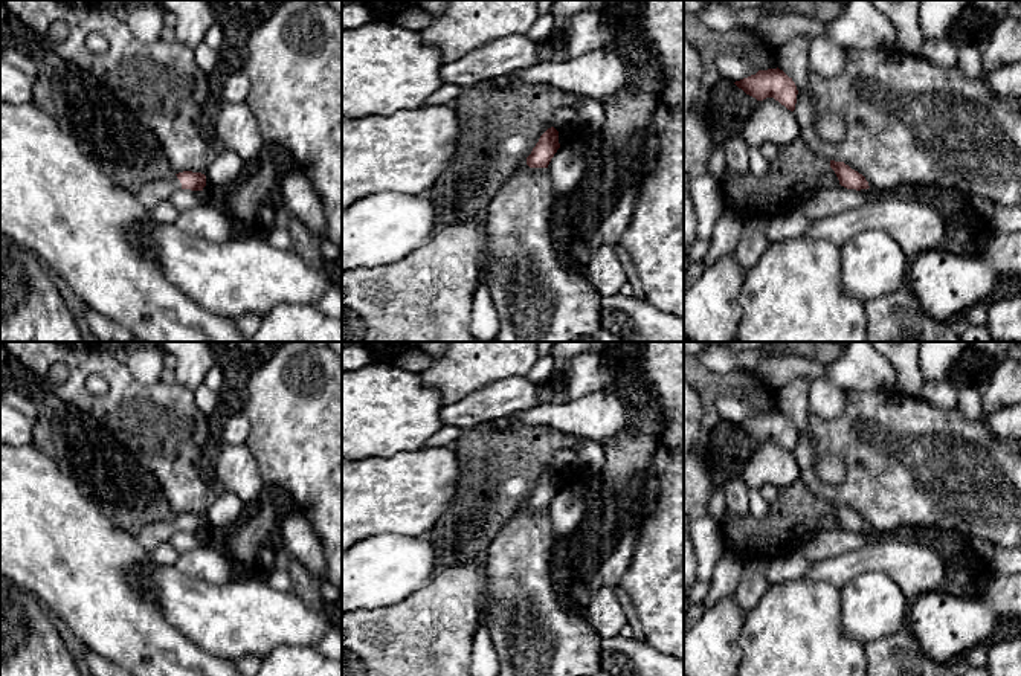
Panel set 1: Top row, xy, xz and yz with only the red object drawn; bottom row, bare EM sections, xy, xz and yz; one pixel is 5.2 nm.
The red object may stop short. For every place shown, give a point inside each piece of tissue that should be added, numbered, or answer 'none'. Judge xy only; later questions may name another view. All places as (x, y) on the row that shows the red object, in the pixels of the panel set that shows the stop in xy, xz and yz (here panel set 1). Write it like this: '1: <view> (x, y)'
1: xy (153, 193)

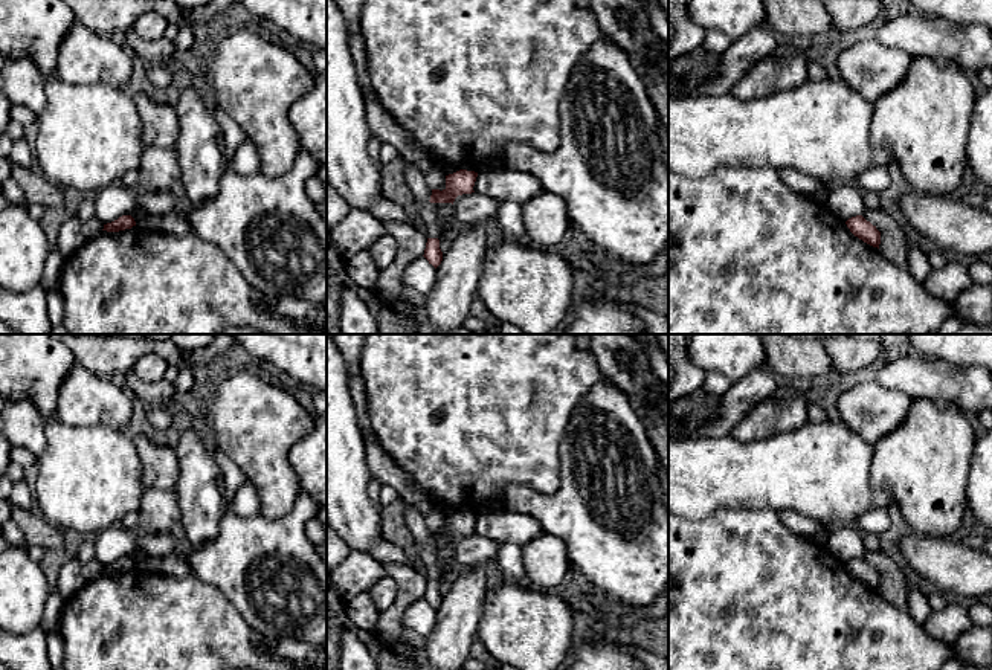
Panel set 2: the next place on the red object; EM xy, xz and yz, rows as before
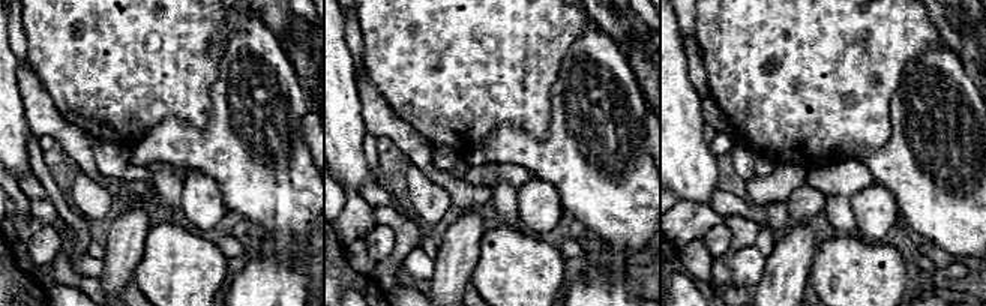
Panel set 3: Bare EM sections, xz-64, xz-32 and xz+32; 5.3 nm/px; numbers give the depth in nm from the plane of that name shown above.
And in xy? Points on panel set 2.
none

